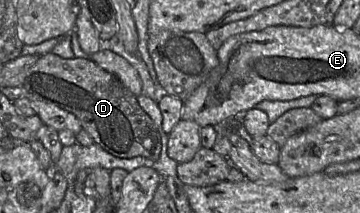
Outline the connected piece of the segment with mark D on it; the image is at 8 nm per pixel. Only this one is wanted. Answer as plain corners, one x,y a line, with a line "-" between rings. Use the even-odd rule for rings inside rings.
52,52
41,55
20,88
27,91
34,101
49,103
72,113
95,144
113,156
158,160
161,137
152,119
141,108
137,97
116,76
89,58
64,59

